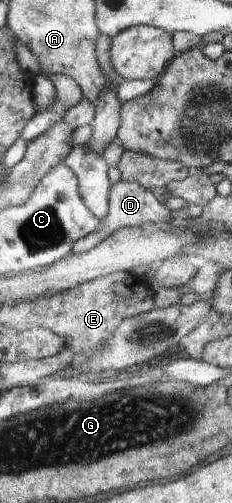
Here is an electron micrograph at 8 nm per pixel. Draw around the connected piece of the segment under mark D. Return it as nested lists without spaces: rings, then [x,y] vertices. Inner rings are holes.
[[[123,179],[119,184],[116,184],[110,190],[110,211],[109,216],[101,221],[101,228],[94,232],[92,235],[82,238],[74,244],[74,253],[84,253],[90,251],[92,248],[99,246],[108,236],[113,232],[123,227],[142,227],[143,224],[151,222],[151,224],[165,223],[179,226],[185,226],[190,221],[196,221],[202,217],[204,207],[199,205],[189,205],[185,209],[178,211],[171,210],[165,206],[155,196],[151,190],[141,186],[139,183],[131,183],[128,179]]]

